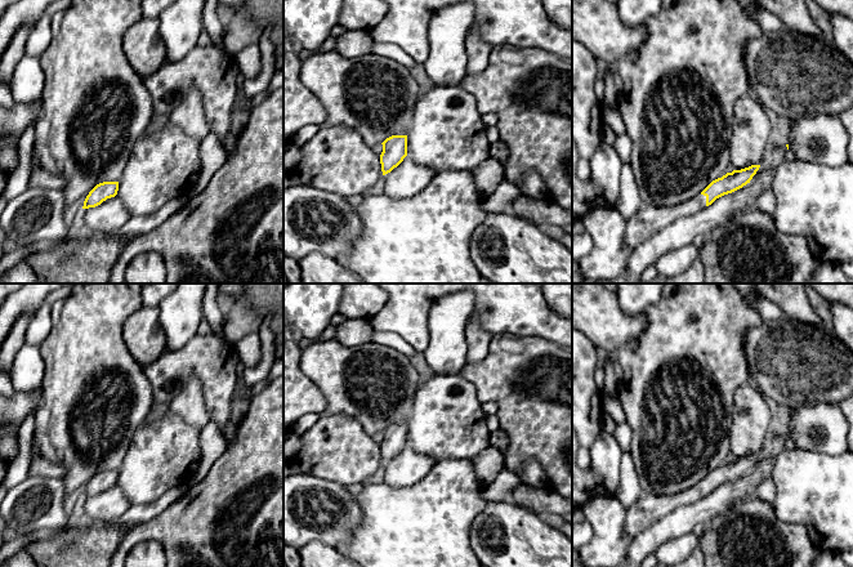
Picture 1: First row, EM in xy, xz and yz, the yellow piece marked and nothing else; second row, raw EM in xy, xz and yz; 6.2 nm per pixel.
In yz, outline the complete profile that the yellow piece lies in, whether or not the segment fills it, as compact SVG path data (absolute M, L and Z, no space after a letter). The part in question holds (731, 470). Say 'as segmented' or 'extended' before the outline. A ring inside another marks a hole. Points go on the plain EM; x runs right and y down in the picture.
extended; M760 454L727 461L713 469L701 482L676 495L642 494L639 500L628 509L625 530L634 539L648 526L667 515L679 506L692 504L711 494L716 487L732 482L752 468Z

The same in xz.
as segmented; M392 424L383 432L380 452L383 464L390 461L407 445L407 424Z

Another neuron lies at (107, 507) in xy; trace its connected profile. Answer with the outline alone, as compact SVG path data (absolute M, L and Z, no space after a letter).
M115 485L95 496L82 497L81 517L97 523L112 523L131 506L122 490Z

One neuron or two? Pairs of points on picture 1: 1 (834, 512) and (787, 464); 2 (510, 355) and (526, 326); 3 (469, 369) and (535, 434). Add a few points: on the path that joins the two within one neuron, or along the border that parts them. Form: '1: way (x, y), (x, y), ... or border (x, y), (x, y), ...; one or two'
1: way (824, 500), (799, 476); one
2: border (492, 334), (513, 334), (523, 338); two
3: way (487, 380), (523, 416); one

